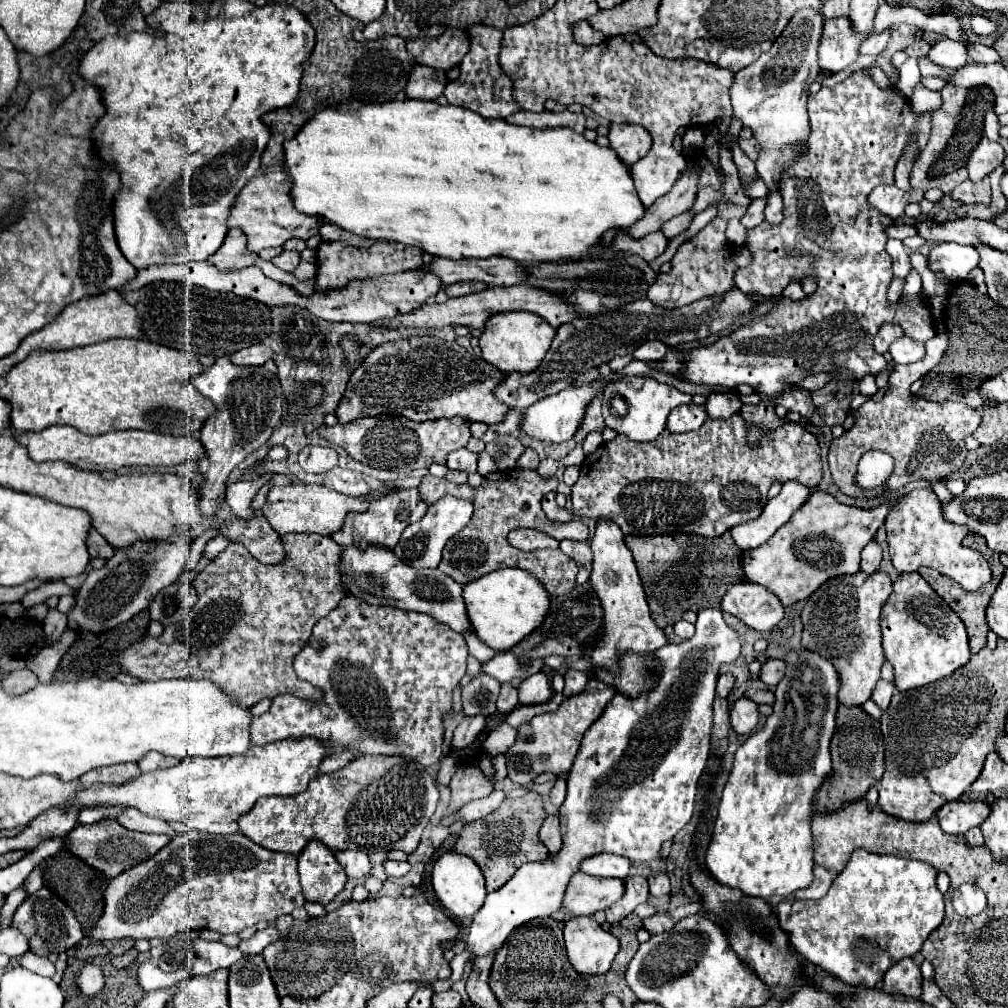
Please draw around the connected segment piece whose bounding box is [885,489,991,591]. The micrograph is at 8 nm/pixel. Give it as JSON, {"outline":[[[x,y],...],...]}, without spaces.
{"outline":[[[915,489],[905,497],[901,497],[901,501],[891,507],[885,519],[885,531],[887,531],[891,561],[899,573],[931,567],[941,575],[955,579],[967,591],[975,591],[989,581],[991,571],[983,555],[961,545],[961,541],[969,535],[969,529],[957,523],[949,523],[943,517],[937,495],[929,489]]]}

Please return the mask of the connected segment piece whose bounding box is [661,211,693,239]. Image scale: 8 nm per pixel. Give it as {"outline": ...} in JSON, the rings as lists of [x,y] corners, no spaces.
{"outline":[[[687,211],[687,213],[677,215],[677,217],[673,217],[671,221],[667,221],[667,223],[661,227],[661,231],[663,231],[663,235],[665,235],[667,239],[671,239],[671,237],[679,235],[681,231],[685,231],[685,229],[689,227],[691,219],[693,219],[693,213],[689,213],[689,211]]]}

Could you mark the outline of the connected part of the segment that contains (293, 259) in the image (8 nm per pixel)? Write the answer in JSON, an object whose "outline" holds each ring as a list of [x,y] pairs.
{"outline":[[[283,251],[281,255],[273,257],[273,263],[283,271],[293,273],[297,269],[297,265],[299,265],[299,253],[297,251]]]}

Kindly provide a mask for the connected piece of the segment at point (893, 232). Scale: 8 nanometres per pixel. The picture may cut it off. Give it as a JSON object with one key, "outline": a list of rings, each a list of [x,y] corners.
{"outline":[[[889,225],[889,229],[885,229],[885,233],[891,239],[905,239],[905,237],[913,237],[917,235],[917,229],[913,225]]]}

